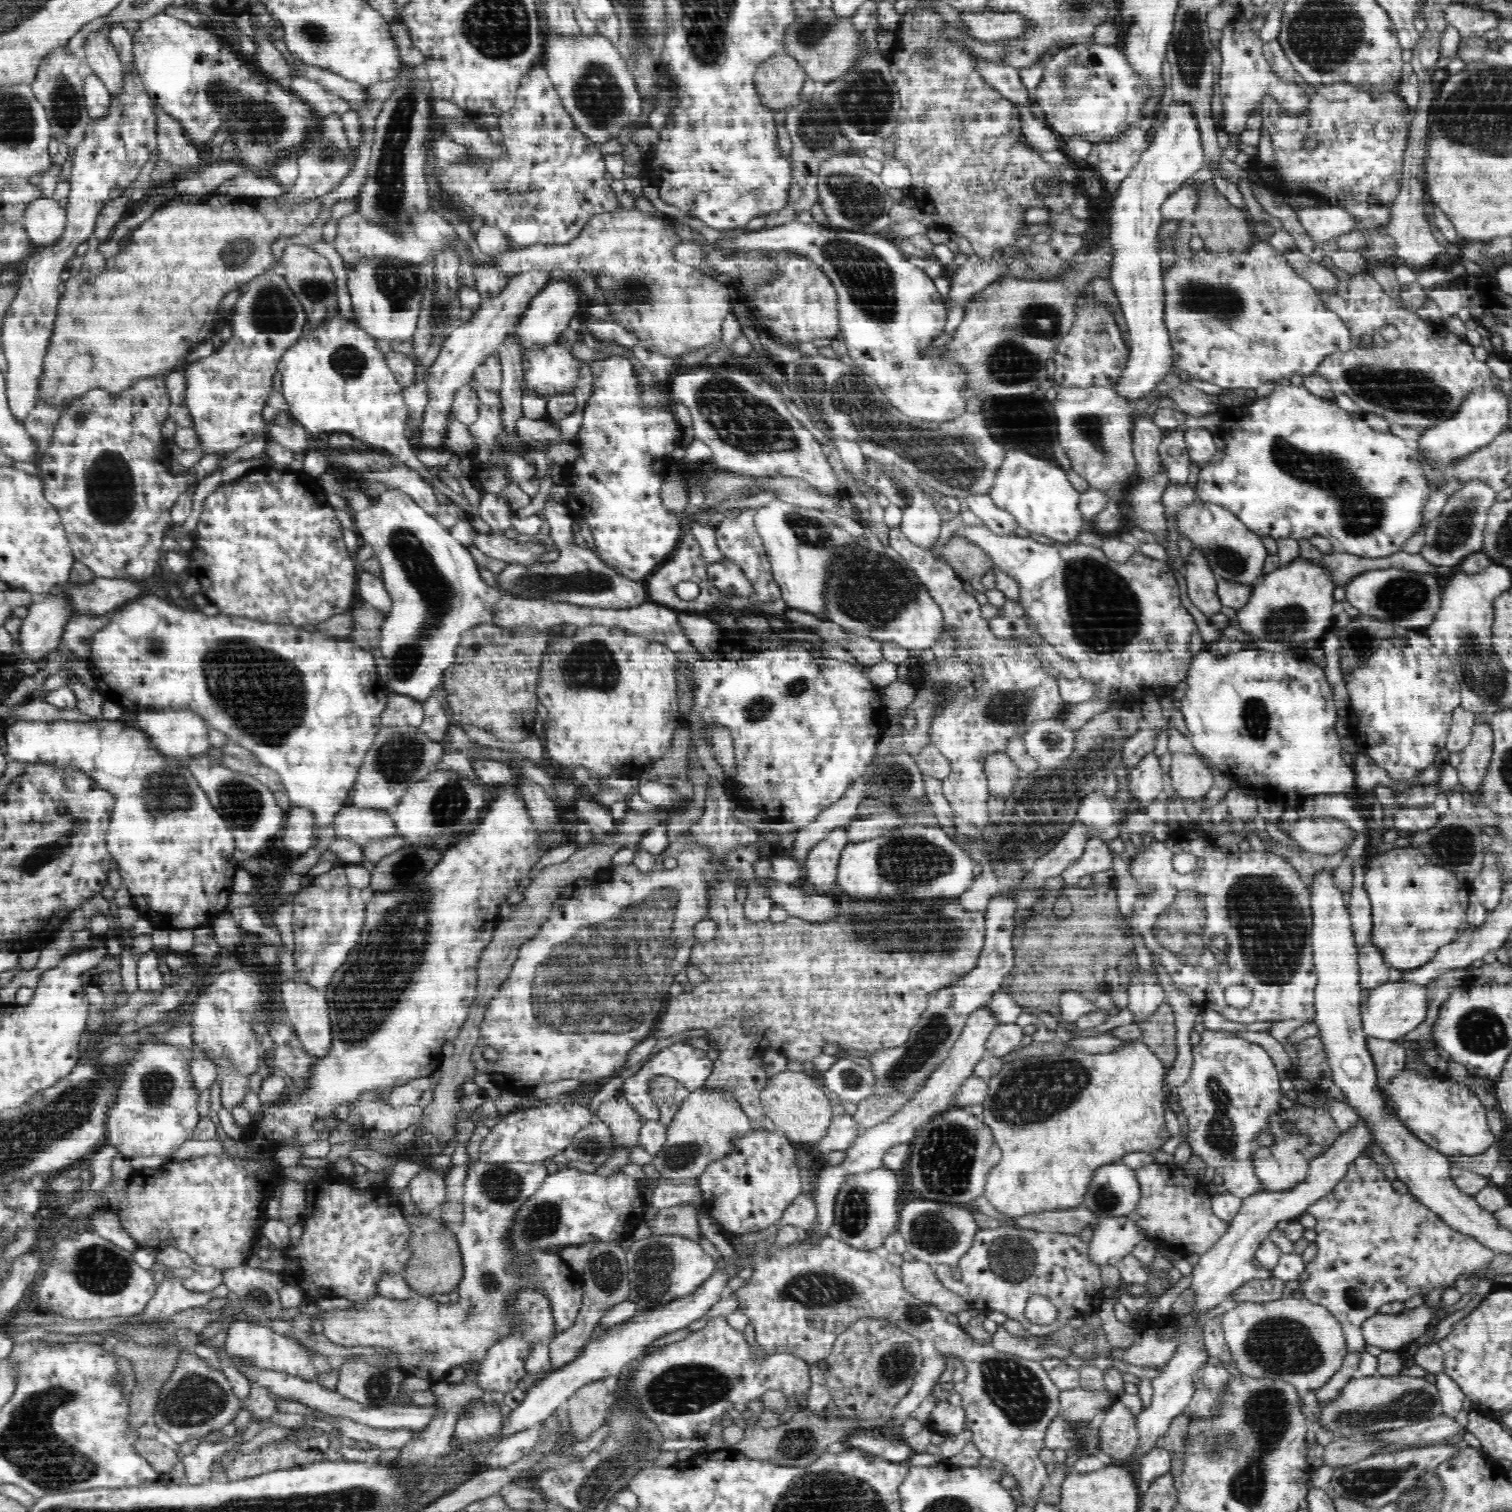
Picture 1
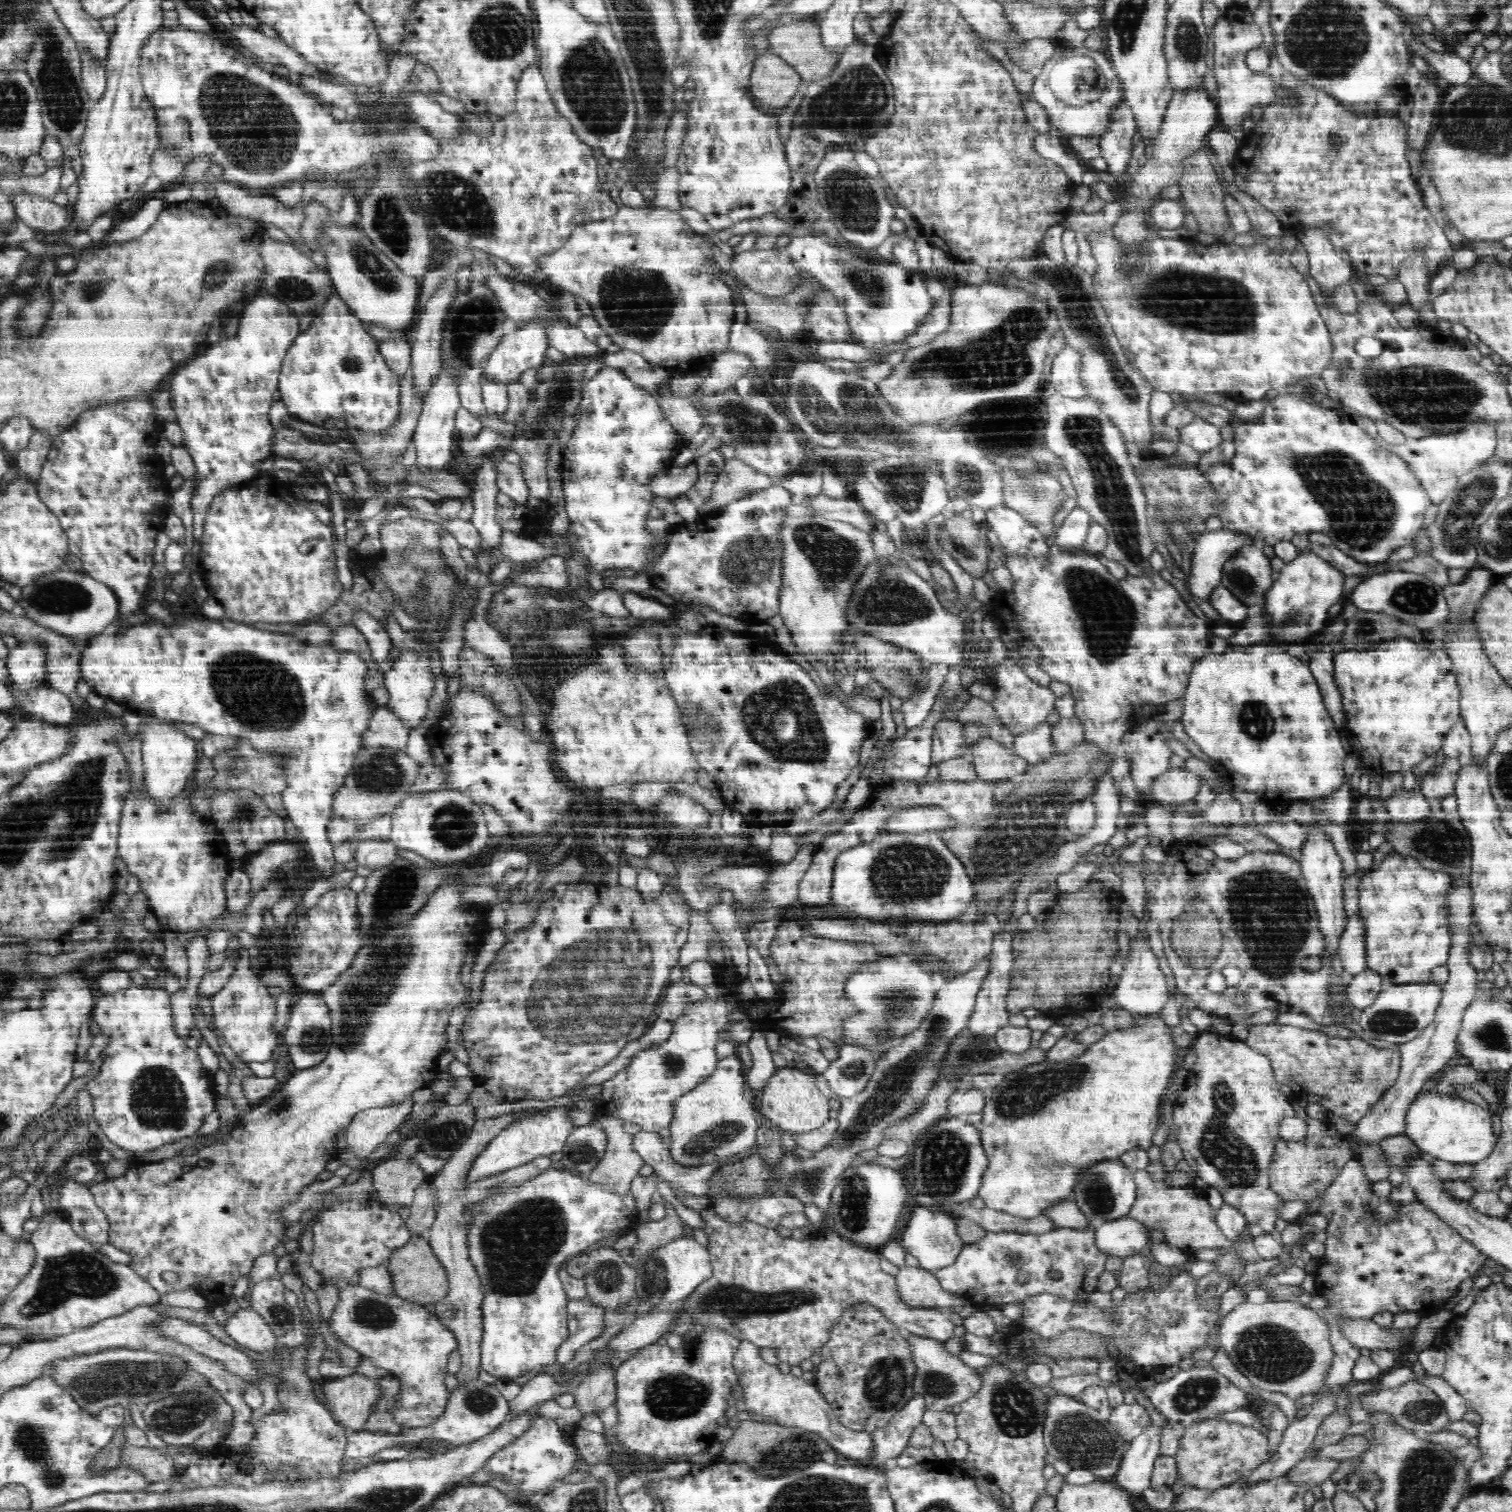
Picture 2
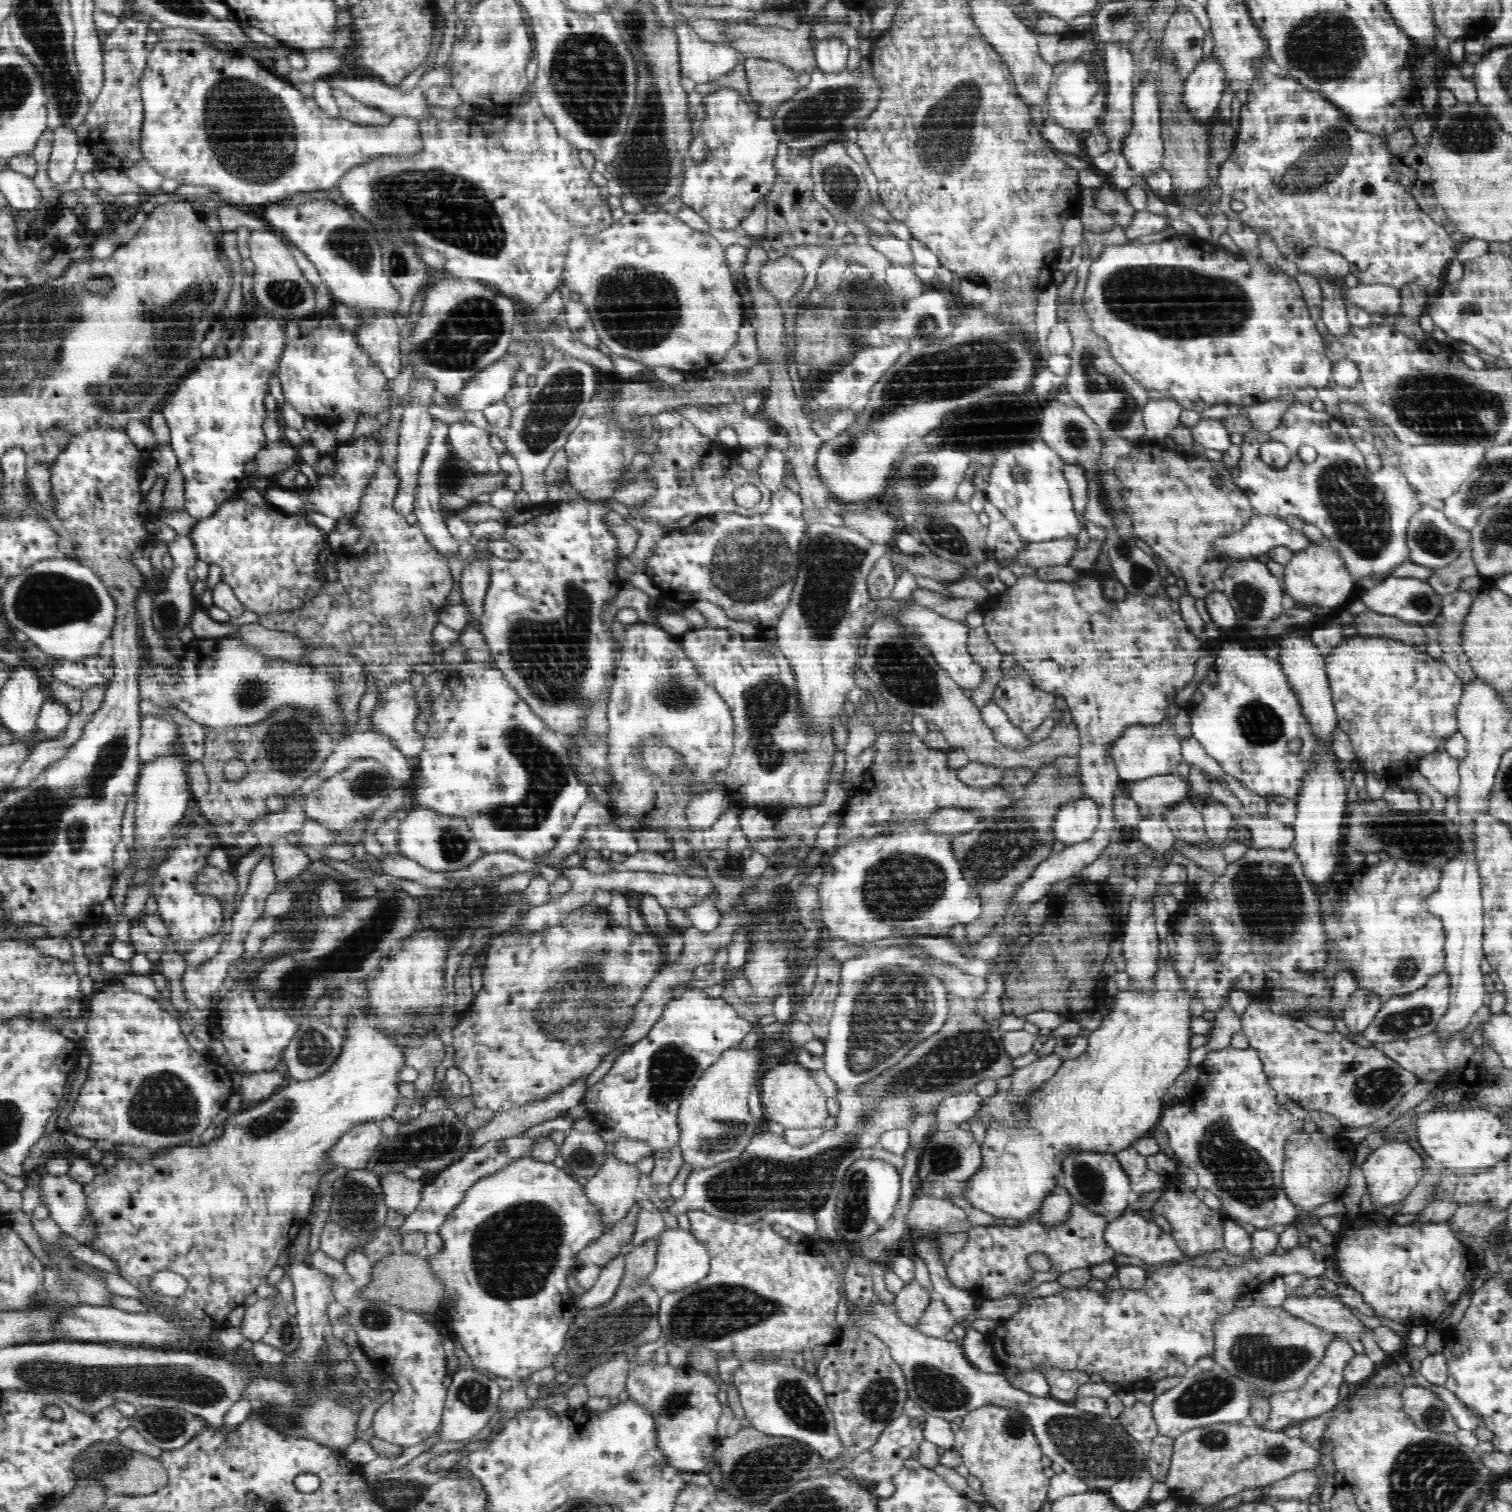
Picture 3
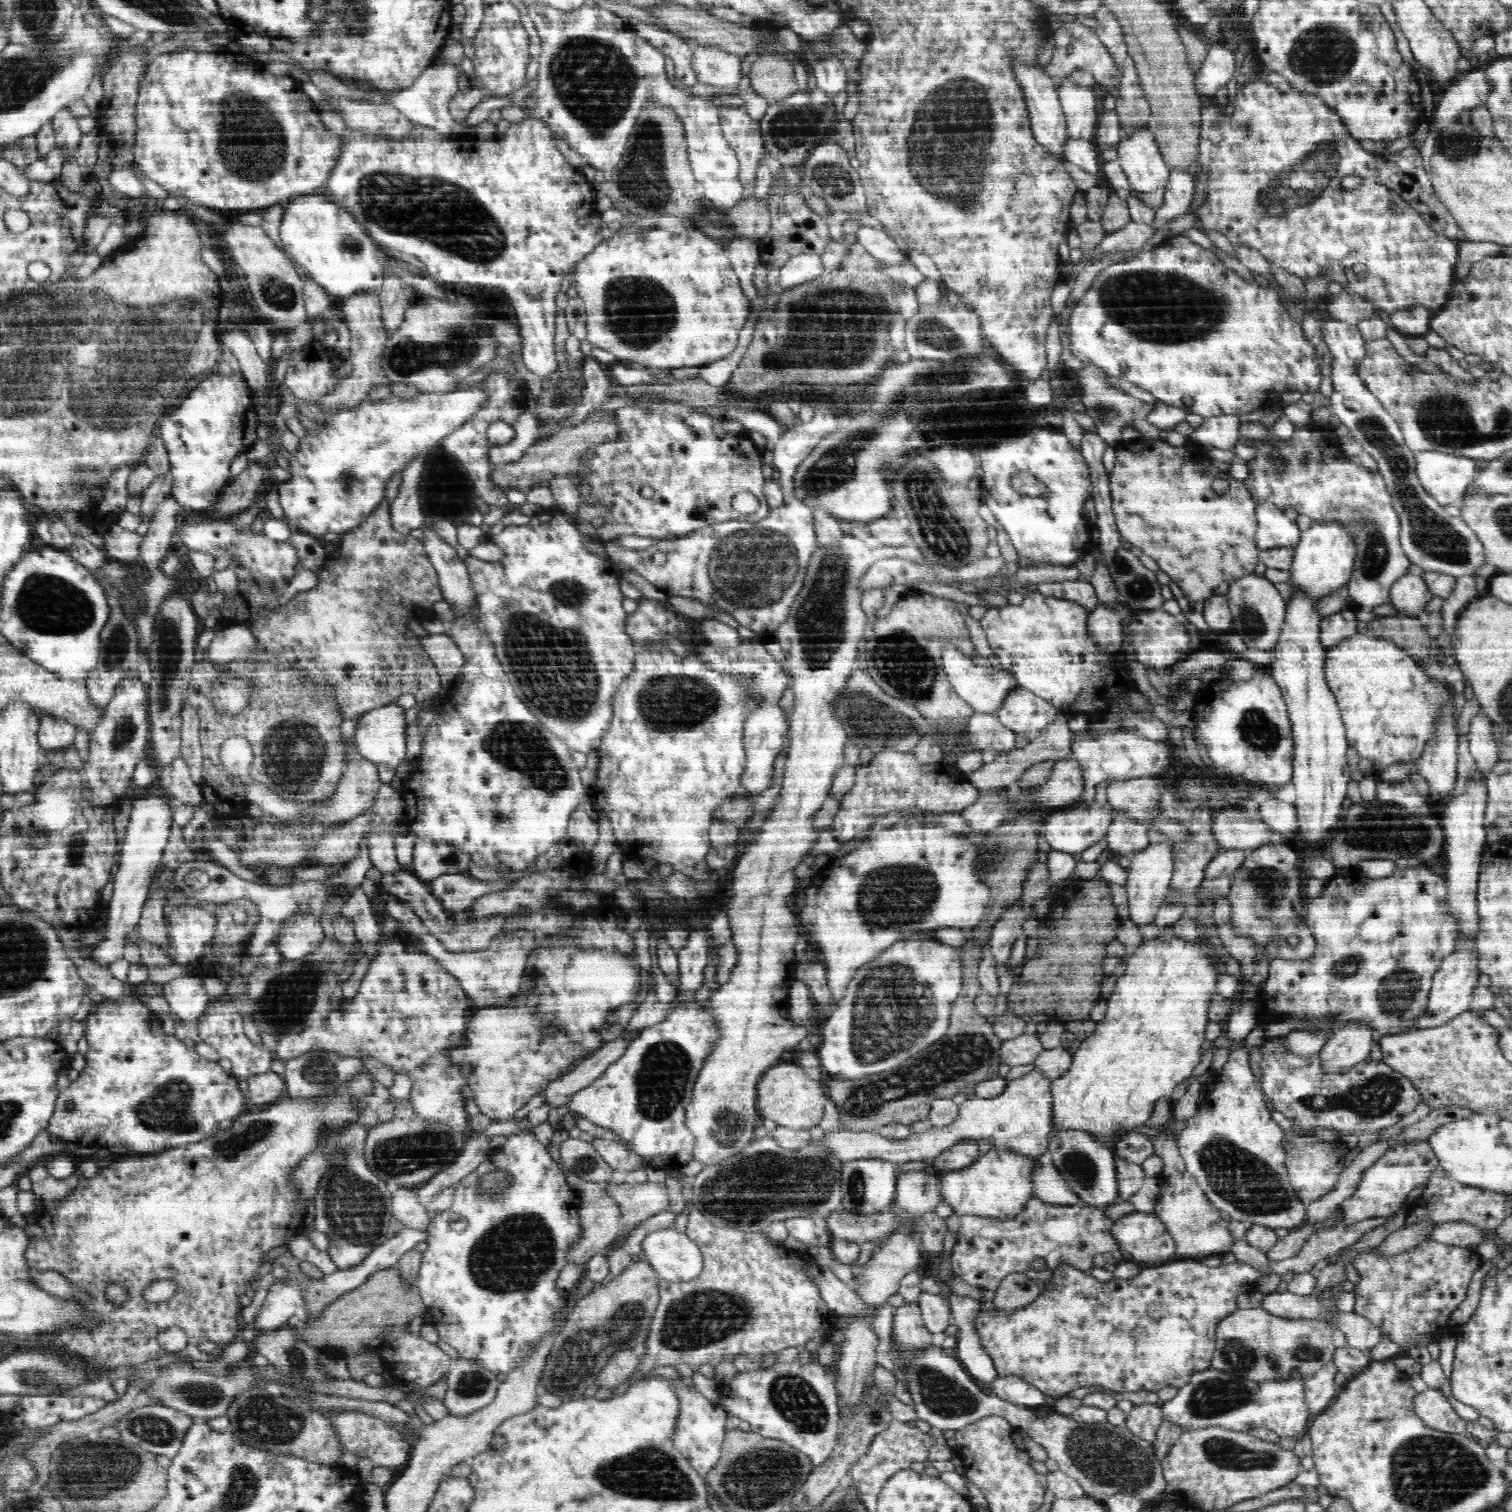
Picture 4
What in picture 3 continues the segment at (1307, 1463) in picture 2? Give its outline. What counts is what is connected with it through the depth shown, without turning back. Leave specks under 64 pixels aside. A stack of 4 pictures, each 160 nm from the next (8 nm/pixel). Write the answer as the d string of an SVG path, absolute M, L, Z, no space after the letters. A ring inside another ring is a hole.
M1313 1469L1298 1471L1283 1480L1264 1486L1261 1494L1264 1498L1296 1499L1308 1502L1316 1491L1319 1479Z

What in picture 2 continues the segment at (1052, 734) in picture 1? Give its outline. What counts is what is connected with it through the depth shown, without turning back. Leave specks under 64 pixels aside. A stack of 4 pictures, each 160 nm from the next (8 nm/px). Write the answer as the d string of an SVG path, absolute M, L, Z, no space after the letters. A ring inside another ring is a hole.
M1044 722L1038 724L1034 730L1015 735L1013 753L1032 765L1056 756L1051 730L1051 724Z

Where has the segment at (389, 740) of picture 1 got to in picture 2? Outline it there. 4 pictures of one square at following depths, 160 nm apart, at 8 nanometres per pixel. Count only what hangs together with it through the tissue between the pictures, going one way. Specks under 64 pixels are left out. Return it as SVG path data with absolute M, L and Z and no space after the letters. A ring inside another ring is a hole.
M363 748L354 759L353 768L333 798L333 816L341 816L366 825L376 817L394 811L416 782L420 767L407 755L406 749Z

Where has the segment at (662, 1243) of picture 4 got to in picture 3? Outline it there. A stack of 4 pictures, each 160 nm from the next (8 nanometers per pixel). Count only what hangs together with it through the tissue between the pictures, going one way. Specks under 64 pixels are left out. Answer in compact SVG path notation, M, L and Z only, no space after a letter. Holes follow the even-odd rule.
M666 1229L657 1238L657 1260L654 1270L642 1281L654 1287L660 1296L678 1292L706 1278L710 1270L710 1254L706 1247L690 1232L681 1229Z

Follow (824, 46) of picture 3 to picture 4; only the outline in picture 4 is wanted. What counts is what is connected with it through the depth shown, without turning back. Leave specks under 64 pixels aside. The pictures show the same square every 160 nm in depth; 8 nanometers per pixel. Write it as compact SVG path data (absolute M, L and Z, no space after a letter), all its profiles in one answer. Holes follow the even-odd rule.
M836 57L818 60L813 72L817 88L828 96L837 96L847 86L846 70L842 61Z

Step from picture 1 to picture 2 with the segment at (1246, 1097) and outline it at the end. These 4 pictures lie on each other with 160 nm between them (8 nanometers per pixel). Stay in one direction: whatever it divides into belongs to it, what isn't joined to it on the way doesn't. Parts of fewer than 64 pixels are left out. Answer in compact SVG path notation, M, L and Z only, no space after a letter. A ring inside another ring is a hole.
M1208 1029L1202 1033L1198 1033L1195 1037L1195 1045L1192 1047L1196 1050L1196 1063L1193 1069L1188 1072L1189 1075L1186 1086L1177 1096L1174 1104L1174 1113L1172 1114L1172 1122L1174 1123L1174 1127L1176 1127L1173 1136L1175 1136L1178 1146L1182 1149L1183 1158L1186 1159L1191 1170L1196 1171L1196 1175L1210 1187L1215 1187L1223 1196L1223 1202L1237 1208L1245 1216L1248 1223L1257 1227L1258 1231L1264 1233L1273 1232L1278 1235L1274 1232L1274 1225L1276 1224L1276 1220L1278 1220L1278 1215L1276 1215L1278 1214L1278 1208L1282 1208L1282 1199L1278 1196L1278 1193L1274 1192L1272 1187L1270 1187L1270 1175L1268 1174L1270 1174L1270 1162L1272 1161L1272 1156L1274 1156L1275 1144L1278 1142L1278 1139L1280 1139L1280 1133L1278 1133L1280 1122L1282 1122L1284 1118L1295 1116L1295 1110L1289 1106L1288 1100L1286 1100L1286 1097L1284 1097L1283 1092L1280 1090L1270 1060L1250 1048L1245 1042L1236 1040L1231 1036L1221 1036L1212 1029Z

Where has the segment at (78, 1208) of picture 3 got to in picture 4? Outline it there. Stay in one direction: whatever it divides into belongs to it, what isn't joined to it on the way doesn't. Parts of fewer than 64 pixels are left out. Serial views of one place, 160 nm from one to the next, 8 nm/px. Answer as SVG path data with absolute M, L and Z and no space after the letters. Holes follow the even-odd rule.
M46 1166L30 1167L26 1174L32 1184L32 1193L43 1210L53 1207L61 1198L68 1196L78 1184L78 1175L59 1179L50 1175Z

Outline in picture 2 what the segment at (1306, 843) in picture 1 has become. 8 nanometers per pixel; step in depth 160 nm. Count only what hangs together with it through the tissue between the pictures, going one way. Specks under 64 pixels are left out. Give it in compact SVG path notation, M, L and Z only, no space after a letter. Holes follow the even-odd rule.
M1270 822L1270 824L1258 824L1255 831L1266 838L1271 838L1276 844L1284 848L1300 851L1301 846L1307 839L1308 824L1300 822Z

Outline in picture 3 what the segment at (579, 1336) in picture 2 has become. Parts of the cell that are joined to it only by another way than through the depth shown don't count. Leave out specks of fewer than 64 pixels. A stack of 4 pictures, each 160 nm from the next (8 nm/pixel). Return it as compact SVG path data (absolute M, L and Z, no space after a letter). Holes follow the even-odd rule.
M618 1255L612 1262L606 1263L601 1269L598 1280L588 1292L575 1300L575 1310L593 1309L609 1303L617 1293L619 1284L625 1273L626 1258Z

